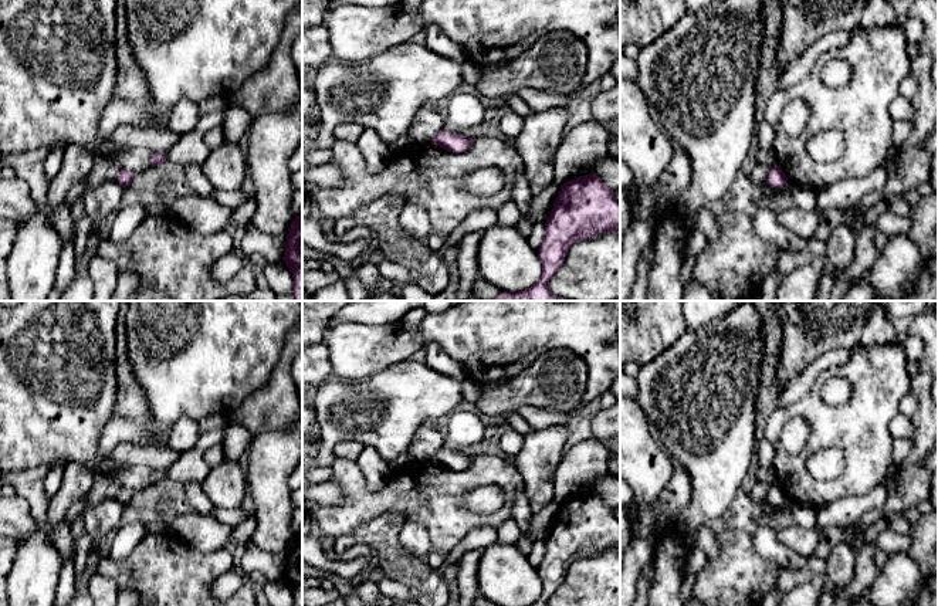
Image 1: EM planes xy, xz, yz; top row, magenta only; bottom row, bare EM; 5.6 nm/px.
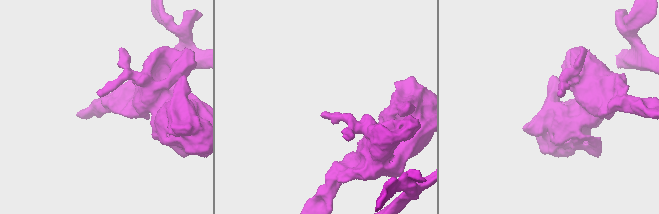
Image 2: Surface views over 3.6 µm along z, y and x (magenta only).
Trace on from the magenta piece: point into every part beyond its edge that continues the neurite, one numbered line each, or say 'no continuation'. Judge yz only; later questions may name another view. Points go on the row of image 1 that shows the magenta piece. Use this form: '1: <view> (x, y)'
no continuation

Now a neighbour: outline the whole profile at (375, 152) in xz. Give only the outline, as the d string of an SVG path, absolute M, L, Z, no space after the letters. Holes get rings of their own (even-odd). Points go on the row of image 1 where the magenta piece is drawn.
M366 128L356 141L358 149L362 153L368 172L380 170L390 158L390 148L383 142L373 129Z

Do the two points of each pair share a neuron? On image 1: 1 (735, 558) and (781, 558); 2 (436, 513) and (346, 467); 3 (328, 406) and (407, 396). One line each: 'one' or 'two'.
1: two
2: one
3: one

